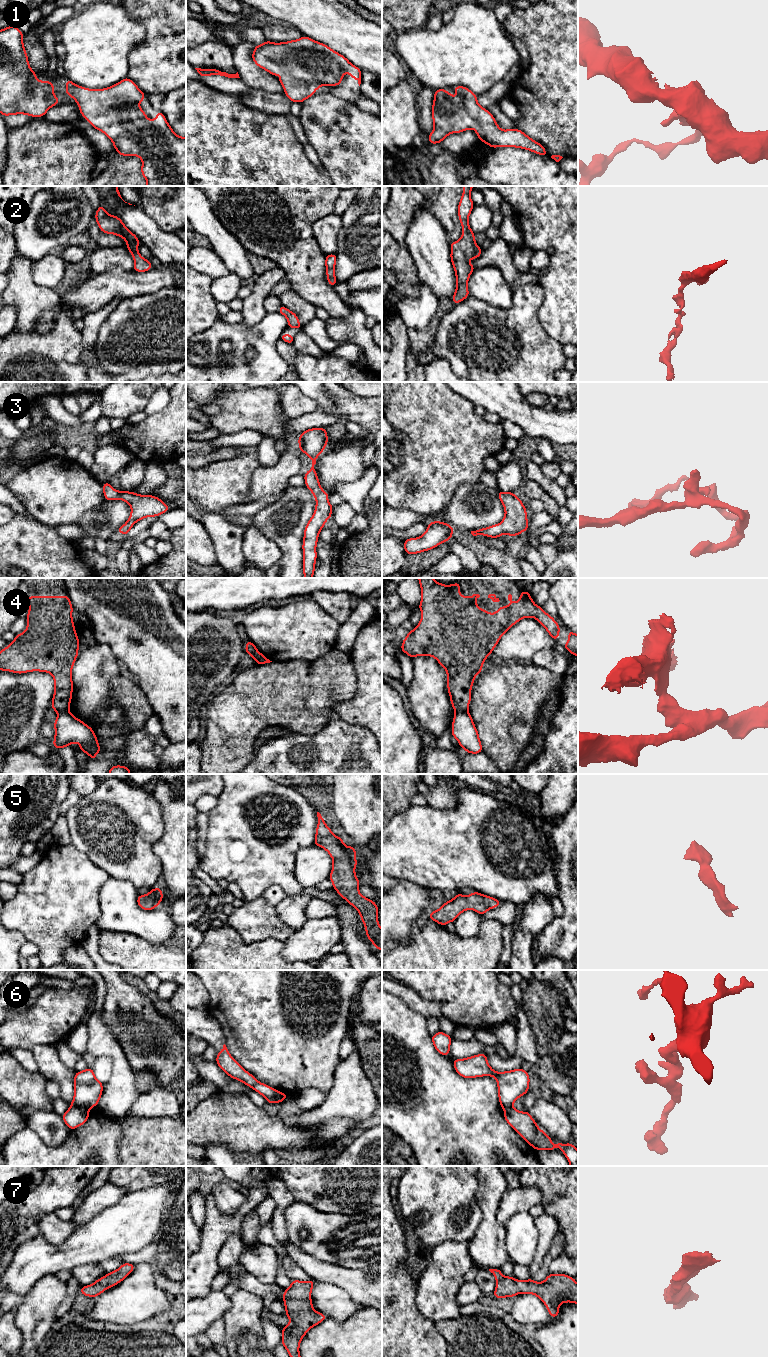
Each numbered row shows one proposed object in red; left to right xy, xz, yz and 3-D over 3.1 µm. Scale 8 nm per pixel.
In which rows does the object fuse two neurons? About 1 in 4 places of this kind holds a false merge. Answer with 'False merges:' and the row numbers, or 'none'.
False merges: 4, 6

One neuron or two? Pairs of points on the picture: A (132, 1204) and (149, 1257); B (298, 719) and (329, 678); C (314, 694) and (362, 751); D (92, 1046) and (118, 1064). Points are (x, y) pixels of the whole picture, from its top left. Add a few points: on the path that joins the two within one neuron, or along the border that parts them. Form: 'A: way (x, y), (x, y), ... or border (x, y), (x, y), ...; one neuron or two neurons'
A: border (153, 1240), (137, 1251), (124, 1254); two neurons
B: way (301, 709), (302, 705), (319, 688); one neuron
C: border (333, 715), (315, 732); two neurons
D: way (100, 1046), (106, 1046), (116, 1056); one neuron

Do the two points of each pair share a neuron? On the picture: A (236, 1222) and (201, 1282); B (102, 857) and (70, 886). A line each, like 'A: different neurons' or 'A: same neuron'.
A: same neuron
B: different neurons

